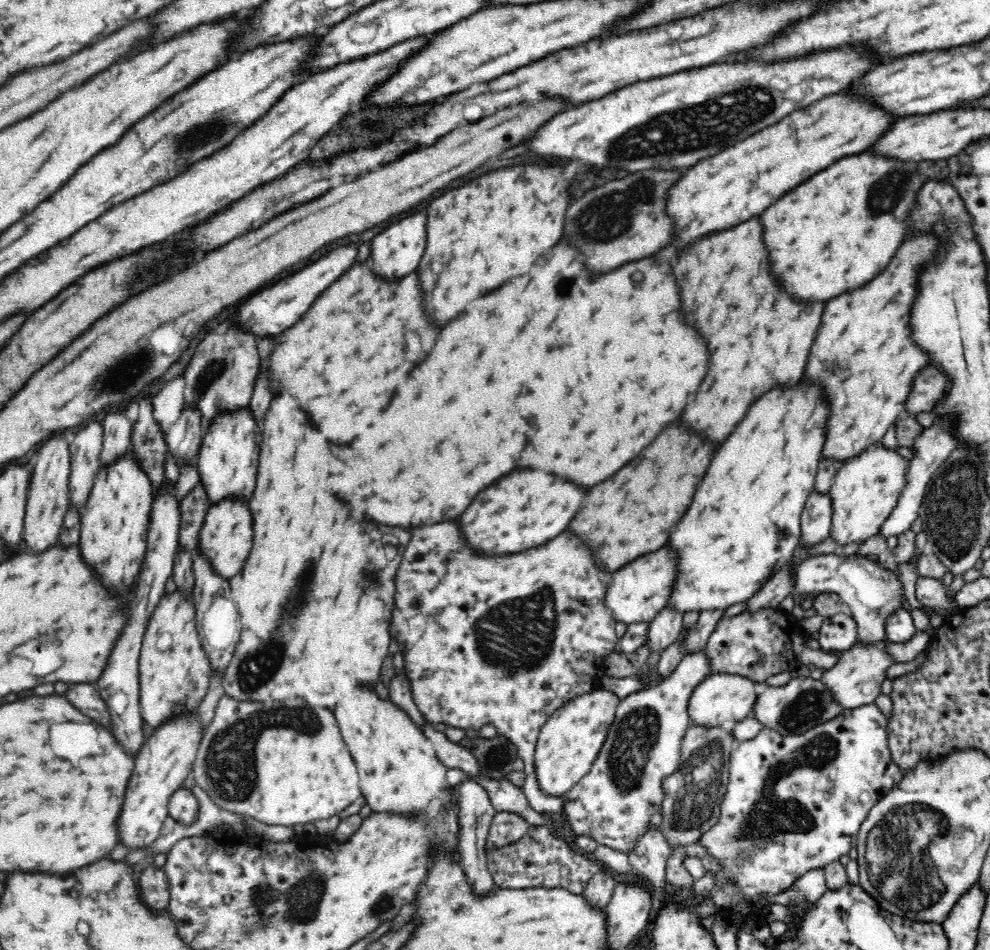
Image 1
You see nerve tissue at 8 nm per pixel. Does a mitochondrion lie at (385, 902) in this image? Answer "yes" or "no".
yes

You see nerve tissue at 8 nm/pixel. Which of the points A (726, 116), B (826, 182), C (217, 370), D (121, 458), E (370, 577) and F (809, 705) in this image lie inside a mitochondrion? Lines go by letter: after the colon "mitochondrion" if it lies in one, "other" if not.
A: mitochondrion
B: other
C: mitochondrion
D: other
E: mitochondrion
F: mitochondrion

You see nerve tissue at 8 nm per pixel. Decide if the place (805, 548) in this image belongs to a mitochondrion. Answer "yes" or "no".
no

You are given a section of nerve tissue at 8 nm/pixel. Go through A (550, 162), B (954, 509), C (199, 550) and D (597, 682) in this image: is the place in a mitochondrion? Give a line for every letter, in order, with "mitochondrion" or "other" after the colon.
A: other
B: mitochondrion
C: other
D: other

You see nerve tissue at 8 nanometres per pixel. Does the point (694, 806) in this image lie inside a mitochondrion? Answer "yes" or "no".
yes

